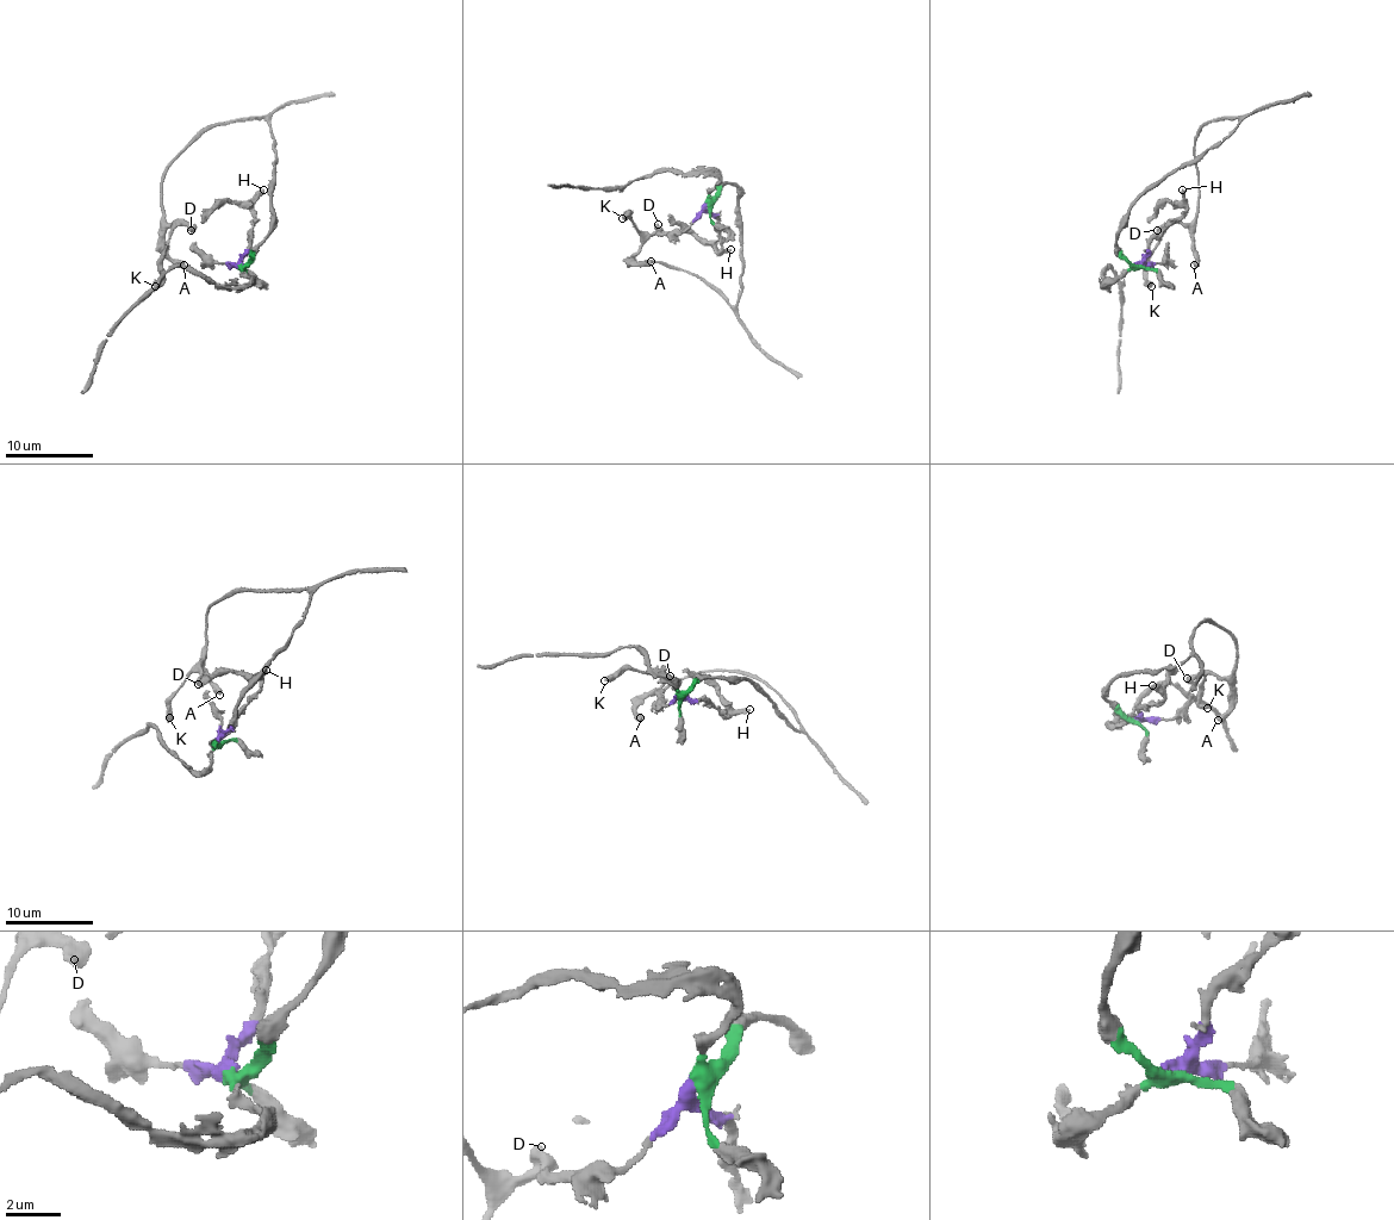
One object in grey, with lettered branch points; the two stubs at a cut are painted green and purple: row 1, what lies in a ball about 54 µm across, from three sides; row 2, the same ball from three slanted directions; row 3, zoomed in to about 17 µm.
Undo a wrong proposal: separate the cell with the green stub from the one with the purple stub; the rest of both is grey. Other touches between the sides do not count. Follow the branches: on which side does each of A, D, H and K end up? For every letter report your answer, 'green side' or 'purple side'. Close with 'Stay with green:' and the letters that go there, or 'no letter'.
A: green side
D: green side
H: purple side
K: green side
Stay with green: A, D, K

